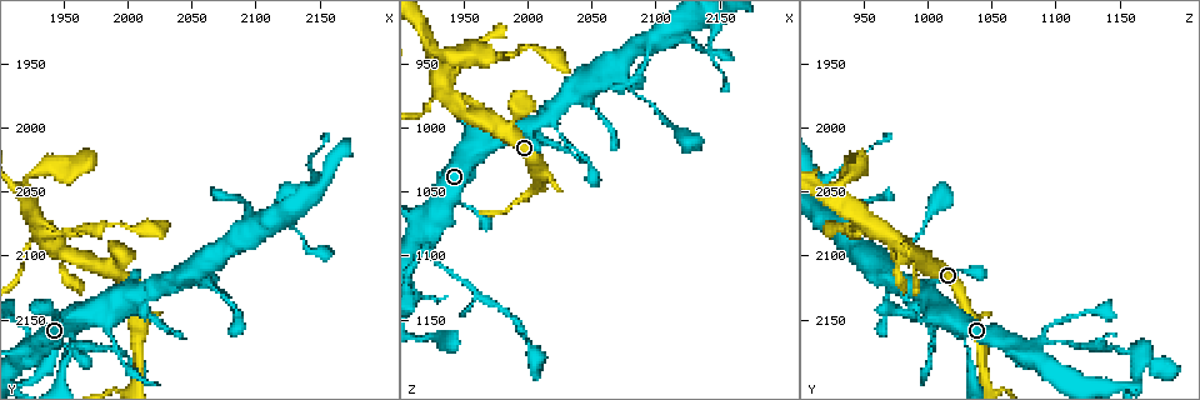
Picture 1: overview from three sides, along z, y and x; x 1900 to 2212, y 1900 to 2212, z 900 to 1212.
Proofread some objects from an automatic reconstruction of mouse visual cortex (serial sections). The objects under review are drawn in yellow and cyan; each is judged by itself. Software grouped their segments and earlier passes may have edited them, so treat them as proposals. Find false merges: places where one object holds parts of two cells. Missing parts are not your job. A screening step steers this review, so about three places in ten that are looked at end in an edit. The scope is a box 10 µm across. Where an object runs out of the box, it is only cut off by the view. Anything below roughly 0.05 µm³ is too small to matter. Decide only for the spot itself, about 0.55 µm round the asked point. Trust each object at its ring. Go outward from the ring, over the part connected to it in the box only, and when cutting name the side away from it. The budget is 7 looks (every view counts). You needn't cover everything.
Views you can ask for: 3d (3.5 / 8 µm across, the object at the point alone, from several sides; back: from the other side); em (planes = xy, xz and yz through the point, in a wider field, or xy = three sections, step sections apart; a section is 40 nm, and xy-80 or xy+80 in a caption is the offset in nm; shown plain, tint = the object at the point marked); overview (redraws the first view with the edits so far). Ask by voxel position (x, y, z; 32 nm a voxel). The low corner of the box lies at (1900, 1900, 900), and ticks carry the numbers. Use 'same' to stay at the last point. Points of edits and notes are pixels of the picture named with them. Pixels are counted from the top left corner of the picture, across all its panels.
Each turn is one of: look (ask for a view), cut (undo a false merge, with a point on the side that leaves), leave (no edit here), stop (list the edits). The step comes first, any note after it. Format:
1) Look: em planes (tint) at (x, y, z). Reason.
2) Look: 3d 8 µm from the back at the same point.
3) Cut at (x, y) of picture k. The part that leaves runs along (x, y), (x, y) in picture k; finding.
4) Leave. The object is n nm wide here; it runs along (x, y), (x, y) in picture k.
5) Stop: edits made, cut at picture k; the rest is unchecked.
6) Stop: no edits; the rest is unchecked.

Look: 3d 3.5 µm at (1924, 2168, 1106). Sharp bend.

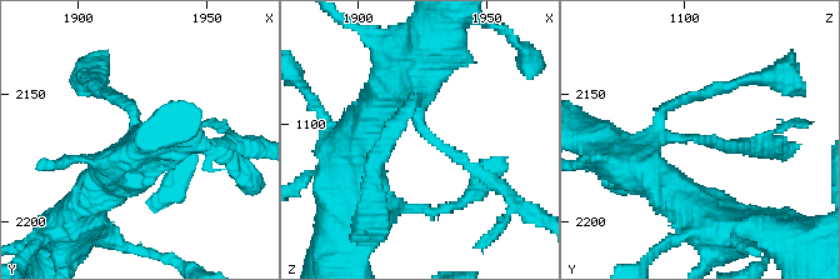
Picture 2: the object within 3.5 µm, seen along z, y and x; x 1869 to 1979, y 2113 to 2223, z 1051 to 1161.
Leave. It runs along (414, 65), (421, 129), (494, 184) in picture 2; continuous, no second cell.

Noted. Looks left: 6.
Look: 3d 3.5 µm at (1920, 2094, 986). Calibre changes.

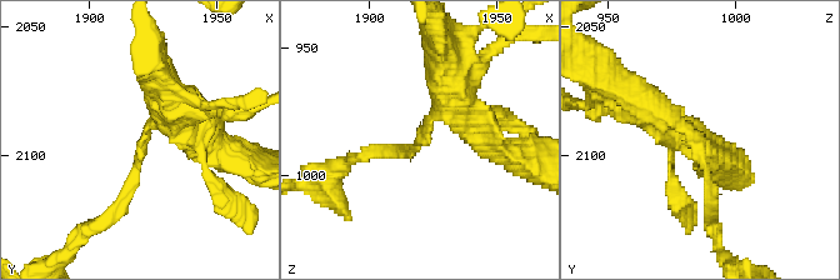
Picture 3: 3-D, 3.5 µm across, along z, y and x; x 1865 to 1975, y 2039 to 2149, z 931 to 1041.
Look: em xy step 5 (tint) at (1921, 2097, 984). The arms are 150, 400 nm wide; need the tissue.

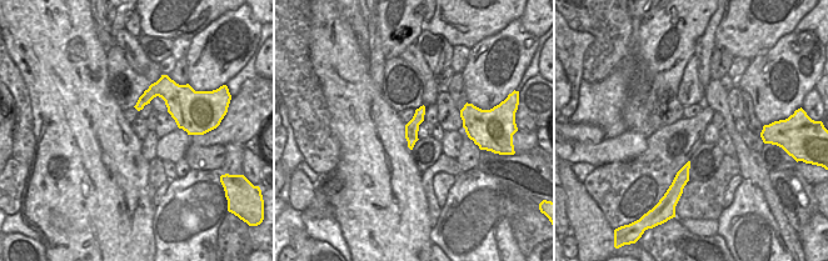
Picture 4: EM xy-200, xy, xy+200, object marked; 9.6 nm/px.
Leave. It runs along (422, 110), (412, 128), (410, 144) in picture 4; continuous, no second cell.

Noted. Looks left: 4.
Look: 3d 3.5 µm from the back at (1972, 2146, 1010). Four-way junction.

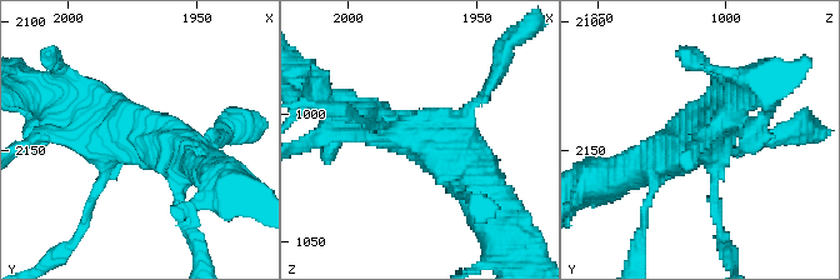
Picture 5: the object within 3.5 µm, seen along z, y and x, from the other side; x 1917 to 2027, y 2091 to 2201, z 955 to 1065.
Look: em xy step 2 (tint) at (1972, 2146, 1009). 4 arms meet here; the arms are 150, 250, 450, 500 nm wide; need the tissue.

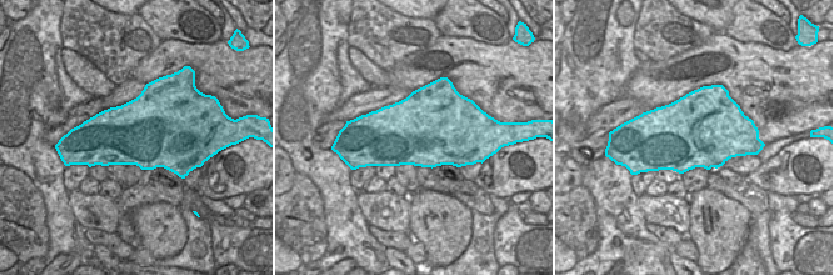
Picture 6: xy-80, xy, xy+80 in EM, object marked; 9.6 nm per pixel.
Look: em xy step 5 (tint) at the same point.

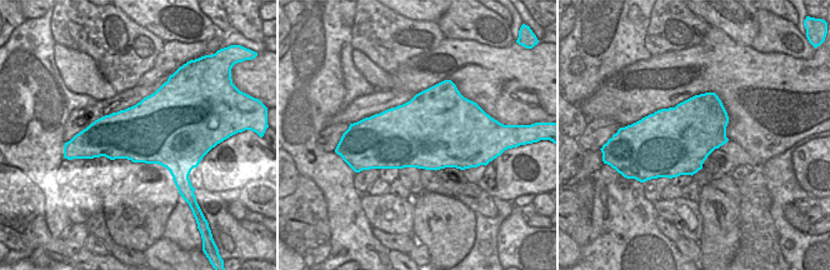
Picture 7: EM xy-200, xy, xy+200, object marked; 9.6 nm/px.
Leave. It runs along (490, 205), (449, 154), (371, 115) in picture 5; all the same cell.

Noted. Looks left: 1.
Stop: no edits; the rest is unchecked.

